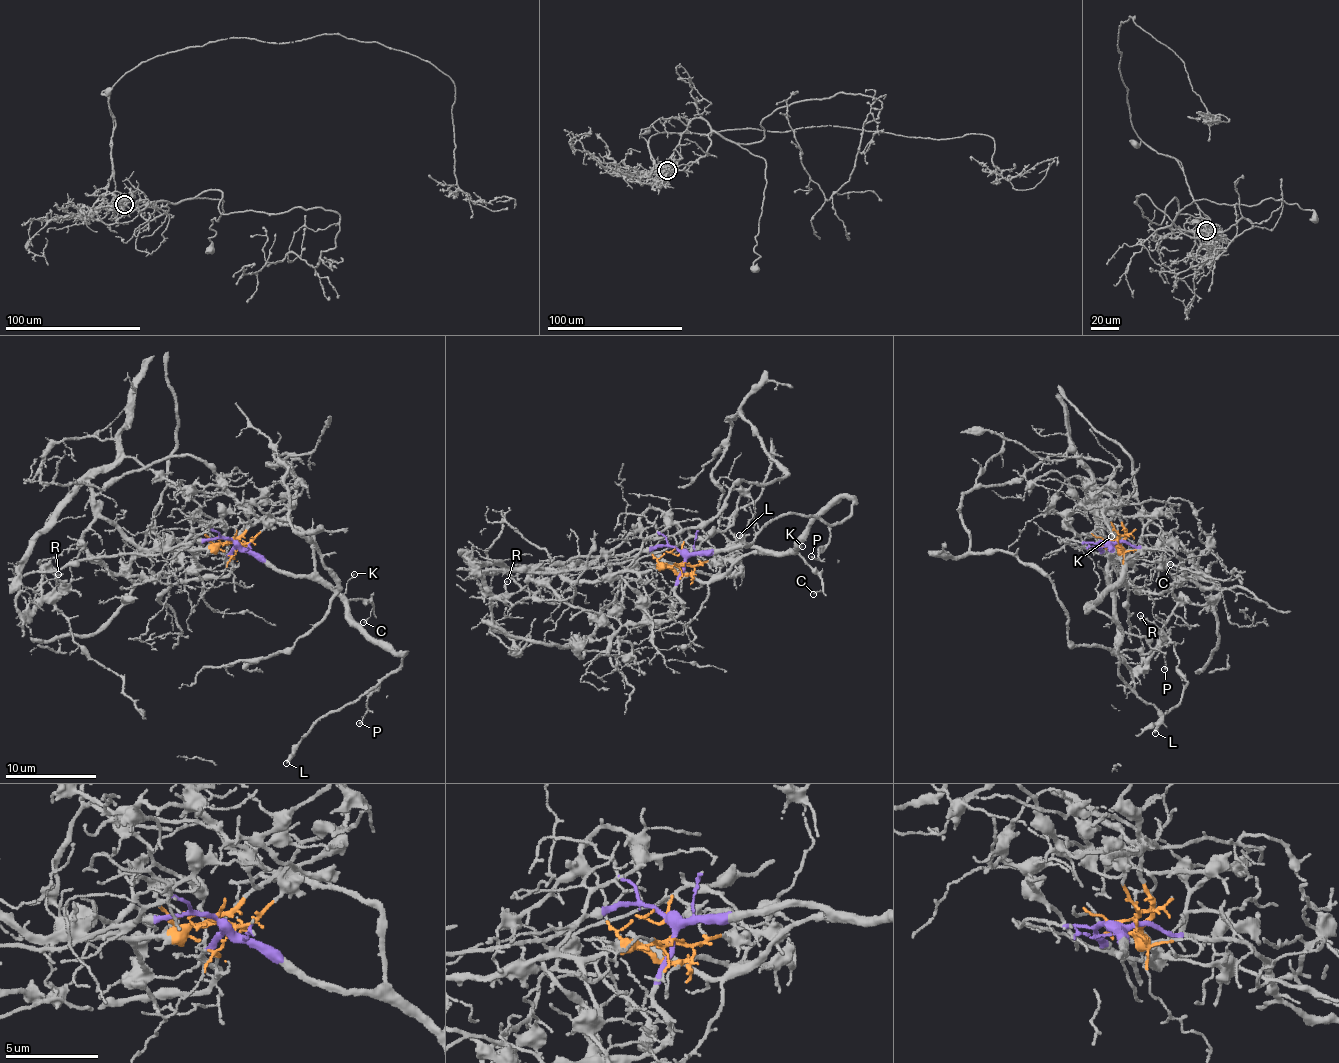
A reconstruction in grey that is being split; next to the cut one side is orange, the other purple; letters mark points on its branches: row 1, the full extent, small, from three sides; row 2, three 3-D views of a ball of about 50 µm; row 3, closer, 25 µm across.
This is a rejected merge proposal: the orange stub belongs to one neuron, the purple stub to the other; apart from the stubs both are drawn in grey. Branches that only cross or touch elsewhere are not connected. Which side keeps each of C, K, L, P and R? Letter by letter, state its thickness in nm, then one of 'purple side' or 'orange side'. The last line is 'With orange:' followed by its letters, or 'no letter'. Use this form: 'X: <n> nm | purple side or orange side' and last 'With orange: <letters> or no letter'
C: 110 nm | purple side
K: 90 nm | purple side
L: 280 nm | purple side
P: 140 nm | purple side
R: 120 nm | orange side
With orange: R

